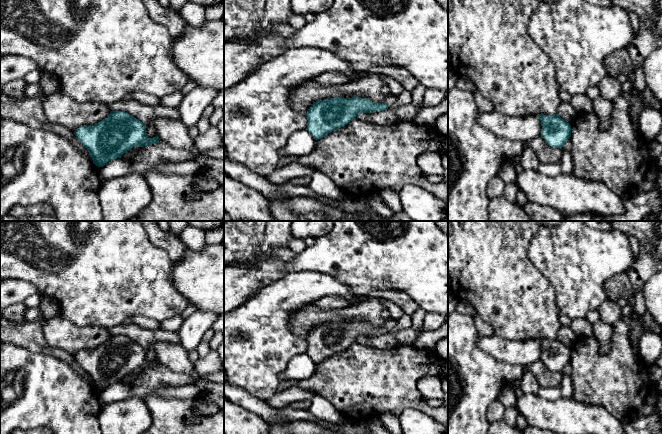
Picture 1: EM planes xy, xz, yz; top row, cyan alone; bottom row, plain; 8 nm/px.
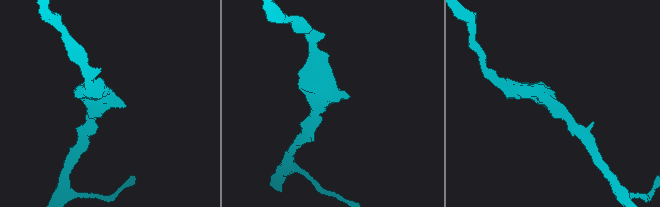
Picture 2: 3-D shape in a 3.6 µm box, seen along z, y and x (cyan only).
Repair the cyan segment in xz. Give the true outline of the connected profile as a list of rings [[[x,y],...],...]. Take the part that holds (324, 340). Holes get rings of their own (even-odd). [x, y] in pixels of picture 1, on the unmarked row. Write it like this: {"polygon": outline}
{"polygon": [[[334,321],[317,324],[305,338],[308,346],[306,354],[317,365],[356,342],[361,337],[387,334],[385,327],[373,327],[367,322]]]}

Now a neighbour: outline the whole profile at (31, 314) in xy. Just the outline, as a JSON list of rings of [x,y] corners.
[[[39,307],[27,308],[24,314],[25,320],[30,322],[36,322],[41,317]]]

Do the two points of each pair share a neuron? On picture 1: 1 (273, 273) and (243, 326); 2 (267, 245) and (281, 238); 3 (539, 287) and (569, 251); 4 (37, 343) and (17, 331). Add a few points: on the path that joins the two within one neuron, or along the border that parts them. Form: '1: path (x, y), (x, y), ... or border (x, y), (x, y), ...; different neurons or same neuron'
1: border (285, 275), (263, 286), (255, 294); different neurons
2: path (270, 242), (274, 238), (278, 238); same neuron
3: border (530, 261), (551, 284), (555, 300); different neurons
4: path (32, 338), (29, 335), (22, 334); same neuron

